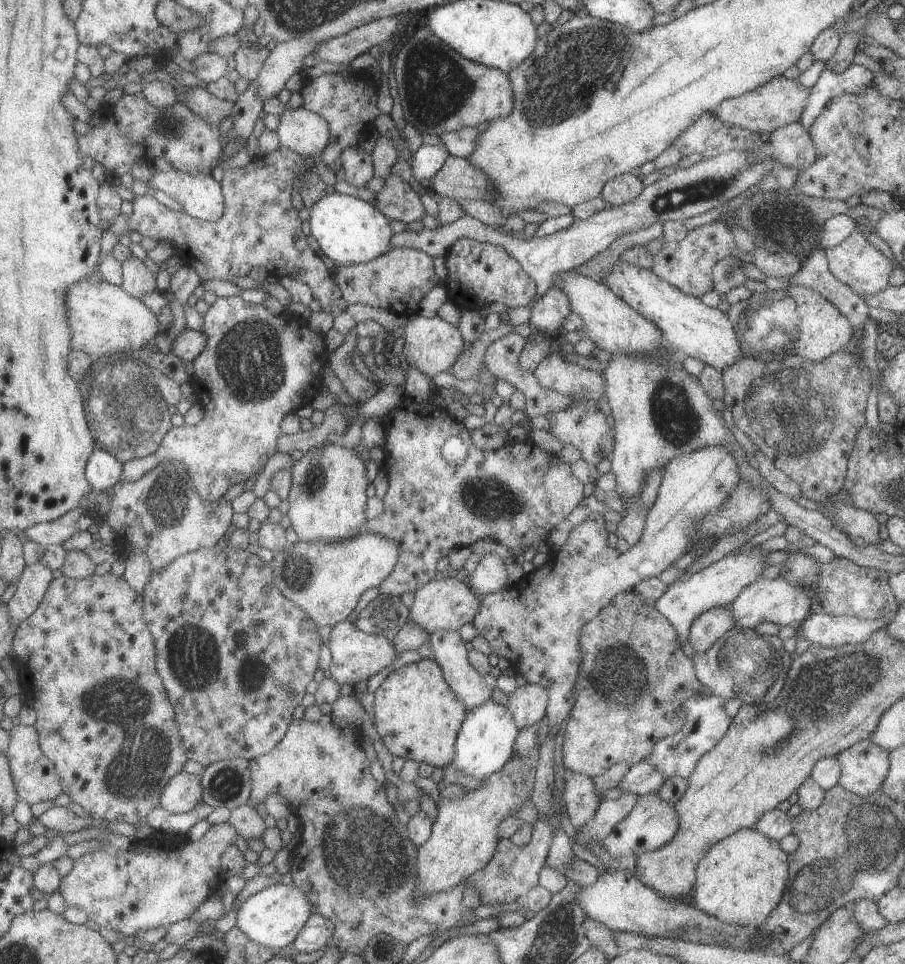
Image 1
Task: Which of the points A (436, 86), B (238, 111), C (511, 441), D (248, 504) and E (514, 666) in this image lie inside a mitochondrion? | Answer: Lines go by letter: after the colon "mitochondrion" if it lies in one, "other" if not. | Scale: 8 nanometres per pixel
A: mitochondrion
B: other
C: other
D: other
E: other

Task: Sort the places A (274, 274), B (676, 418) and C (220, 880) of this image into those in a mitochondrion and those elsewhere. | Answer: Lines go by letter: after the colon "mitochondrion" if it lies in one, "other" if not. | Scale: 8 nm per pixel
A: other
B: mitochondrion
C: other

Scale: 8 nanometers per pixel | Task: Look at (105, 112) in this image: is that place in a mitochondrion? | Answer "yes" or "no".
no

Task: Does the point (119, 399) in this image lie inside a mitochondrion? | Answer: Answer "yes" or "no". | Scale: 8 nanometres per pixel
yes

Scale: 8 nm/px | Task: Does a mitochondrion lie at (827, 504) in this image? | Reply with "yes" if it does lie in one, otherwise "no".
no

